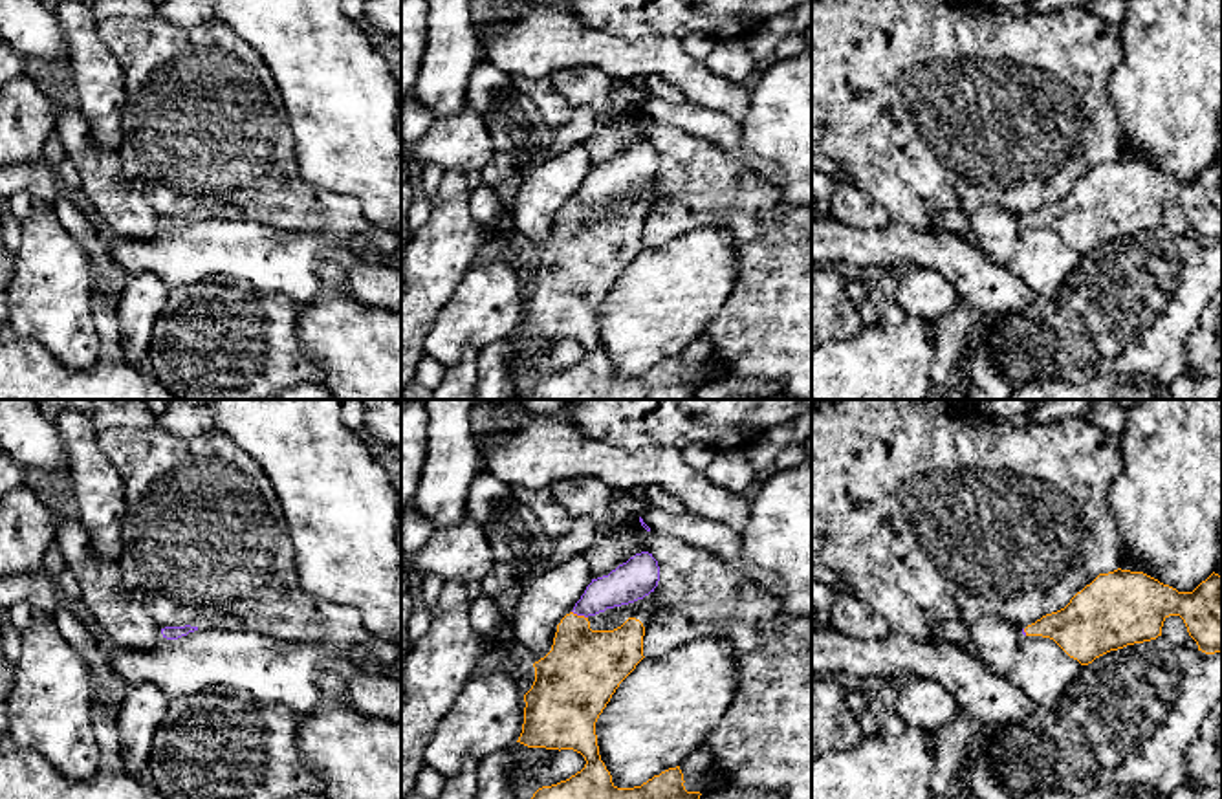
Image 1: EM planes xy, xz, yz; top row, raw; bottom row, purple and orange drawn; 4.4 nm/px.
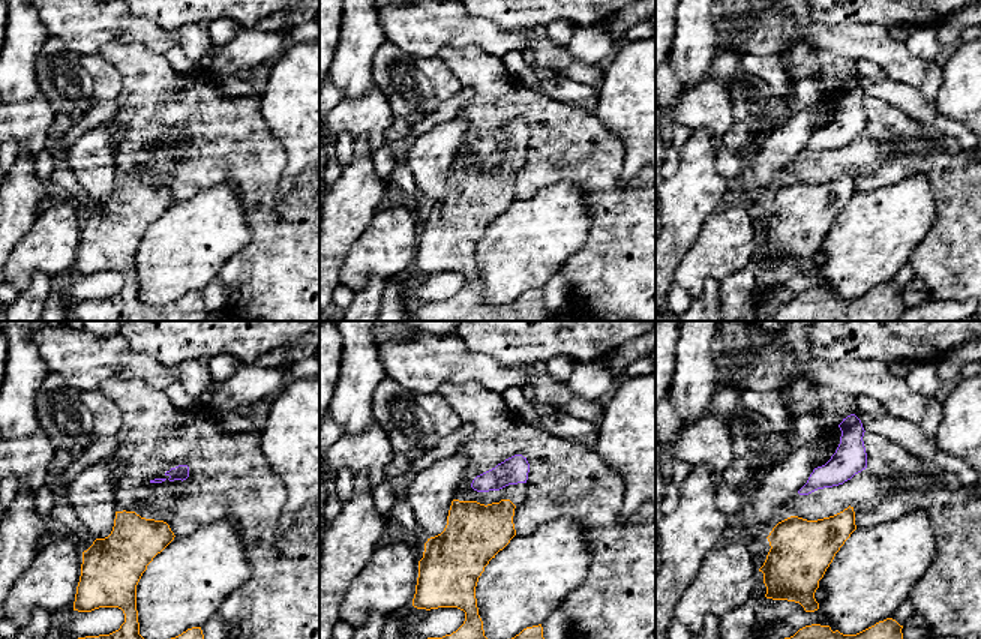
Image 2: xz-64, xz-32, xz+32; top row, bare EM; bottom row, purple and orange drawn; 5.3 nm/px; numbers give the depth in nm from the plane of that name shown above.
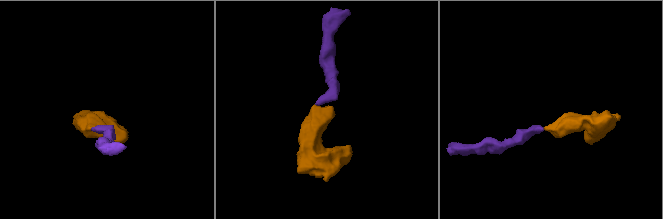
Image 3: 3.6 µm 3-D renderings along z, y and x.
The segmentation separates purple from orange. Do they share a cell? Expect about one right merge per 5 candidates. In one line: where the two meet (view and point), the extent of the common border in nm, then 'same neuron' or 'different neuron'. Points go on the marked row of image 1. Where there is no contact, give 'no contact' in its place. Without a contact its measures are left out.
xz (579, 614) | 80 nm | same neuron

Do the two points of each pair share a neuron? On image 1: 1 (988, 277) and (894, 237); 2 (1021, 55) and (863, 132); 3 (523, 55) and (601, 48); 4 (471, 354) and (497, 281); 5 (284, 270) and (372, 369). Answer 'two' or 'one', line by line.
1: one
2: one
3: one
4: one
5: two

